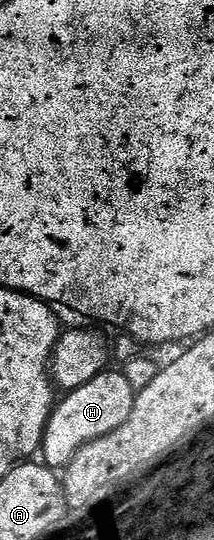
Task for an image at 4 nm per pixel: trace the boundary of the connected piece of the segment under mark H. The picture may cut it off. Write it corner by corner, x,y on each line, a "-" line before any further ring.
108,368
96,380
88,380
88,384
69,391
66,398
55,405
46,425
46,435
42,437
41,457
45,465
55,472
65,471
66,465
92,440
100,440
100,436
108,436
108,432
116,432
128,416
132,416
135,390
130,379
121,369

